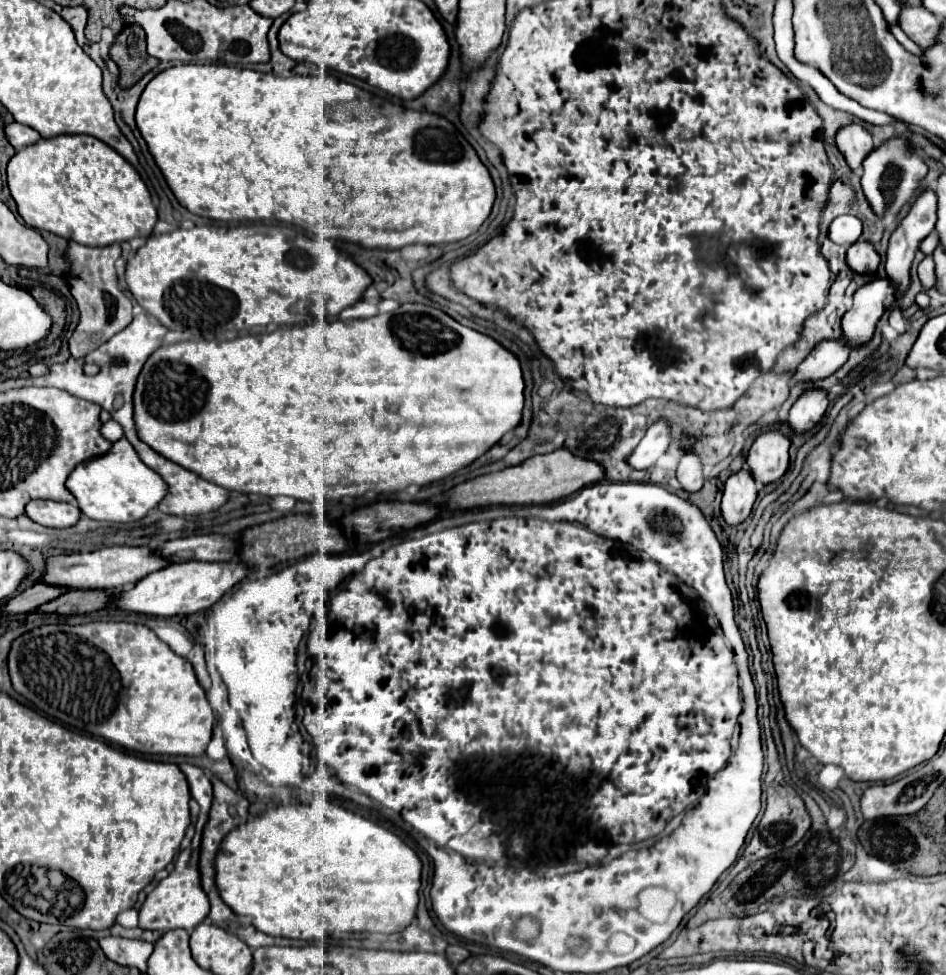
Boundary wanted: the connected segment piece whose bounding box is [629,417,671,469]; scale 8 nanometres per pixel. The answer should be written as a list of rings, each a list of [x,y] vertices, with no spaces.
[[[659,417],[641,439],[641,445],[629,457],[629,465],[635,469],[649,469],[657,463],[657,459],[667,451],[671,443],[671,425],[665,417]]]

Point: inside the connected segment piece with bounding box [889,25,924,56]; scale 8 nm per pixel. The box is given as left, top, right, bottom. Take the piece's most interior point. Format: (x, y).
(896, 30)

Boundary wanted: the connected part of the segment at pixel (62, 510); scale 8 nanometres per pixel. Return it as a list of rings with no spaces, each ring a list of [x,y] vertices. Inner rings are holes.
[[[31,501],[25,509],[27,517],[33,519],[39,525],[45,527],[55,527],[55,529],[65,529],[77,525],[81,519],[81,511],[77,505],[71,503],[57,503],[57,501]]]

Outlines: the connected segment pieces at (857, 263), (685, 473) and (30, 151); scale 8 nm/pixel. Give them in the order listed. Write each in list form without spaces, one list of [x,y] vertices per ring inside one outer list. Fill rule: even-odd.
[[[859,239],[847,249],[847,265],[857,273],[873,273],[879,265],[879,255],[871,241]]]
[[[693,451],[683,453],[683,457],[679,459],[679,467],[677,467],[677,479],[685,491],[693,493],[693,491],[699,491],[703,487],[705,479],[703,479],[701,467],[703,467],[701,459]]]
[[[59,135],[41,139],[39,143],[17,151],[7,165],[7,185],[17,203],[19,215],[29,227],[55,233],[81,245],[109,247],[113,243],[131,241],[133,237],[149,237],[157,223],[157,209],[151,193],[135,167],[115,149],[91,135]]]

